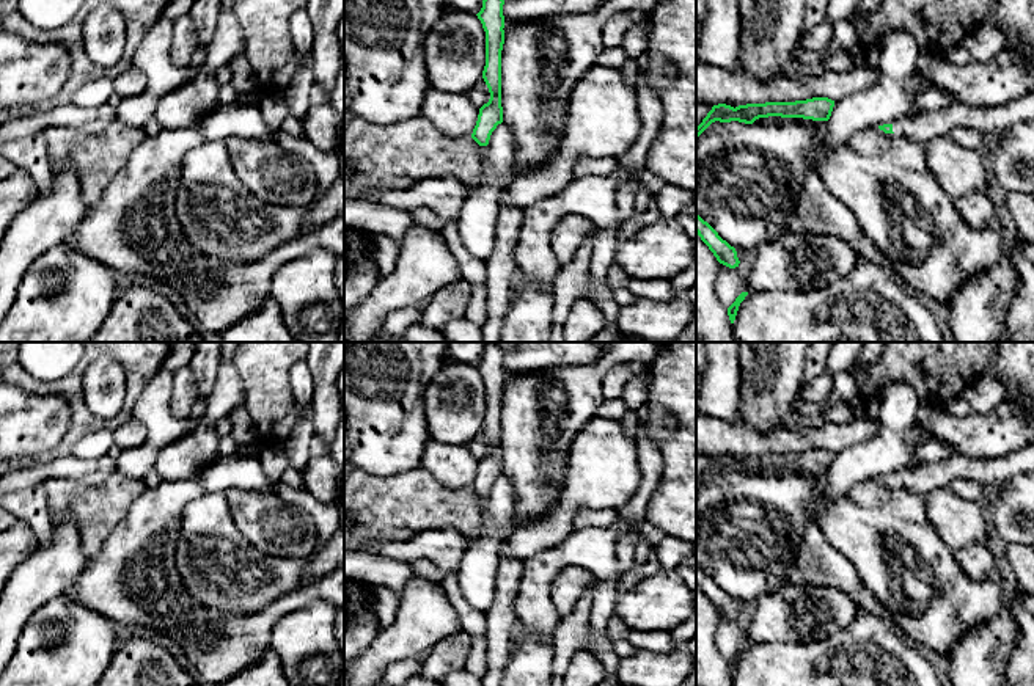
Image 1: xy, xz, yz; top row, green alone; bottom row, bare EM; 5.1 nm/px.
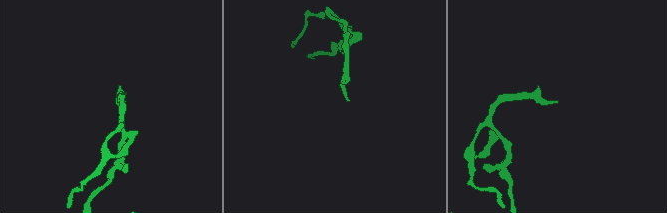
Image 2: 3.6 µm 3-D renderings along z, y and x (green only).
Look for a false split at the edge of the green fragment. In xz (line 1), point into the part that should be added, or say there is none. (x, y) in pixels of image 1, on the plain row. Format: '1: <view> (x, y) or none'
1: none

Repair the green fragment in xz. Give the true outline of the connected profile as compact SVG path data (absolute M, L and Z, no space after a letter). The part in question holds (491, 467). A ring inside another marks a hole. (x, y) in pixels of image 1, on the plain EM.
M487 342L482 359L476 366L486 383L486 418L482 430L489 440L490 451L479 460L471 490L479 498L487 498L492 483L503 474L501 458L501 402L504 396L504 352L497 342Z

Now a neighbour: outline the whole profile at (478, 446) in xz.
M484 430L467 444L467 449L478 460L489 454L490 444Z

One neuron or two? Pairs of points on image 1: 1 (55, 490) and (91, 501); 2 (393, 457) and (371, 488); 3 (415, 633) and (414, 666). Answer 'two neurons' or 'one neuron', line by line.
1: one neuron
2: two neurons
3: two neurons

